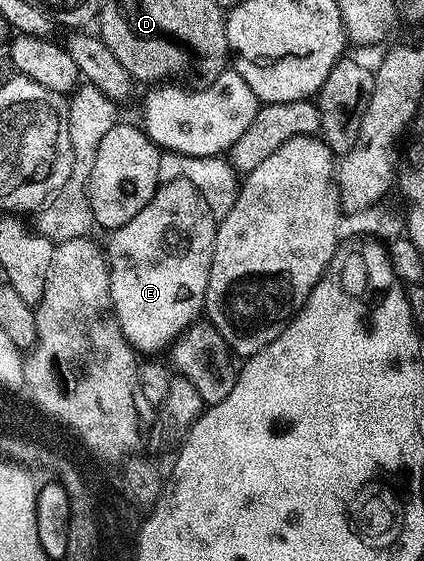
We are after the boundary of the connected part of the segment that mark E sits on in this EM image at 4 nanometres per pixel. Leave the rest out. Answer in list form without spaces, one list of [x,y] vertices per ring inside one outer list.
[[[175,178],[157,189],[150,204],[146,204],[134,220],[111,231],[109,238],[112,239],[106,242],[106,253],[112,309],[133,350],[143,352],[171,347],[172,341],[204,314],[204,297],[214,256],[217,225],[218,219],[210,212],[210,204],[206,204],[198,188],[186,180]]]

